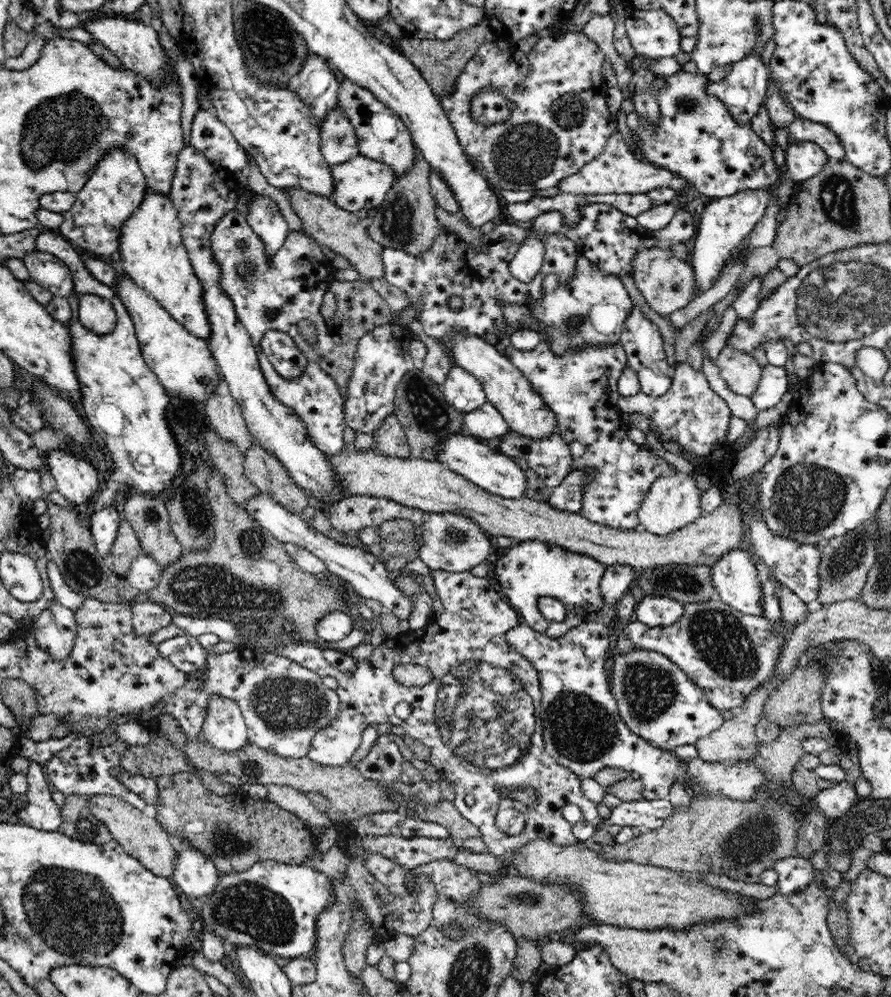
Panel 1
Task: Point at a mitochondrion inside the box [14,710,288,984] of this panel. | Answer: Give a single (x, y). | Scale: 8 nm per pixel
(72, 912)

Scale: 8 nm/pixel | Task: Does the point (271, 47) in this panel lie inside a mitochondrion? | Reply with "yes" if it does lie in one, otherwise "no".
yes

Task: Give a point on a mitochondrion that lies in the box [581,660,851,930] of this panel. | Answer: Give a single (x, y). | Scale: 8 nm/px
(756, 837)

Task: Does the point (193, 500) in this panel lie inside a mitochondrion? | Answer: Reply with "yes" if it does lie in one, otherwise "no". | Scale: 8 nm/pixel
yes

